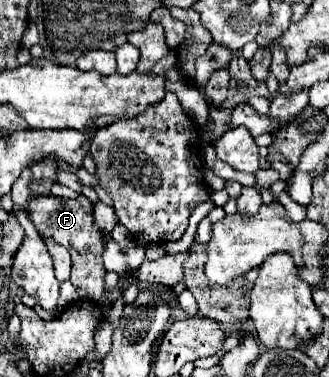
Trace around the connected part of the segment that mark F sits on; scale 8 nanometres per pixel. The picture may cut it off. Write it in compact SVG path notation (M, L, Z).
M37 196L27 206L29 218L39 230L41 236L51 236L57 244L65 246L71 254L73 270L71 270L71 284L75 286L77 294L87 300L99 300L103 296L103 234L93 222L93 204L87 196L79 196L75 200L55 198L55 196Z

